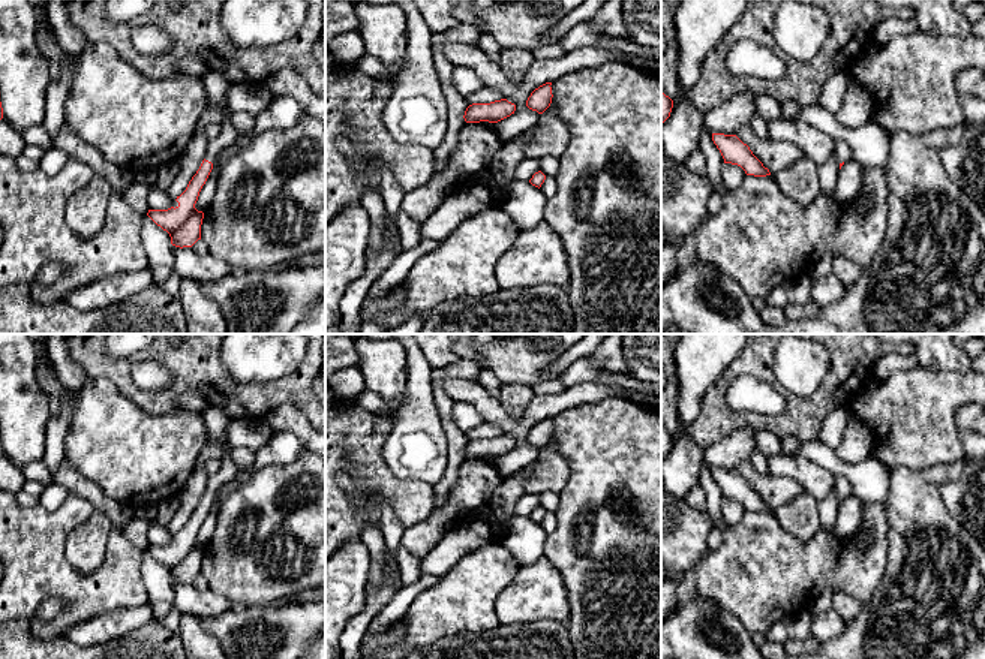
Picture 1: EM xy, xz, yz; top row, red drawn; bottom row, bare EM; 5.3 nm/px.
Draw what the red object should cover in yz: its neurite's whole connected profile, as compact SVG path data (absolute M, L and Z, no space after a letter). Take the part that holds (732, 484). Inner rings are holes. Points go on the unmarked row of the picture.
M712 469L712 476L720 485L724 499L741 502L747 511L766 512L769 505L753 490L750 482L736 470Z

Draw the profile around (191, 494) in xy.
M207 443L205 451L198 457L193 472L177 496L180 506L166 526L168 532L174 536L186 526L189 517L205 494L210 478L205 469L205 460L213 454L216 454L216 446L213 443Z

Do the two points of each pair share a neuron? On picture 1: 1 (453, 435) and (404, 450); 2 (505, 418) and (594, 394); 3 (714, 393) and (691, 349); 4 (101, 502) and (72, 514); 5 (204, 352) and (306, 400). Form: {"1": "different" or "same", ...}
{"1": "different", "2": "same", "3": "different", "4": "different", "5": "same"}

